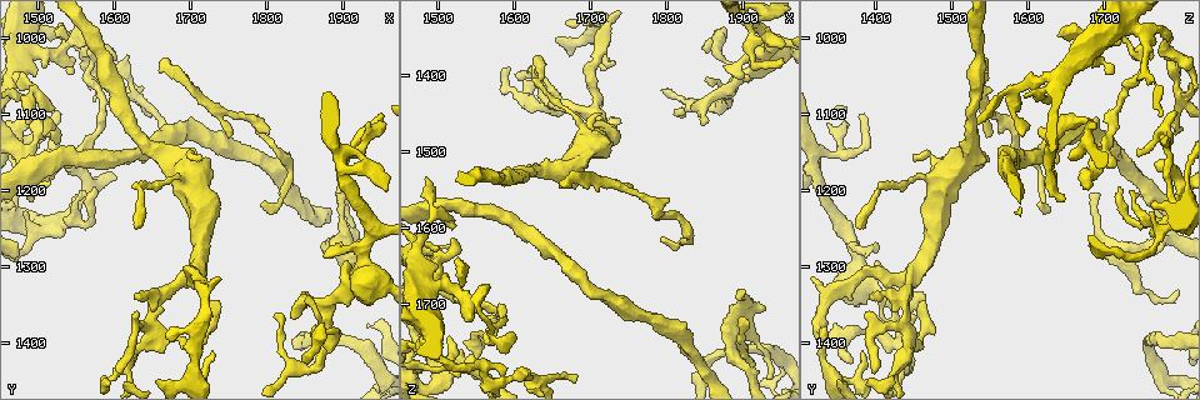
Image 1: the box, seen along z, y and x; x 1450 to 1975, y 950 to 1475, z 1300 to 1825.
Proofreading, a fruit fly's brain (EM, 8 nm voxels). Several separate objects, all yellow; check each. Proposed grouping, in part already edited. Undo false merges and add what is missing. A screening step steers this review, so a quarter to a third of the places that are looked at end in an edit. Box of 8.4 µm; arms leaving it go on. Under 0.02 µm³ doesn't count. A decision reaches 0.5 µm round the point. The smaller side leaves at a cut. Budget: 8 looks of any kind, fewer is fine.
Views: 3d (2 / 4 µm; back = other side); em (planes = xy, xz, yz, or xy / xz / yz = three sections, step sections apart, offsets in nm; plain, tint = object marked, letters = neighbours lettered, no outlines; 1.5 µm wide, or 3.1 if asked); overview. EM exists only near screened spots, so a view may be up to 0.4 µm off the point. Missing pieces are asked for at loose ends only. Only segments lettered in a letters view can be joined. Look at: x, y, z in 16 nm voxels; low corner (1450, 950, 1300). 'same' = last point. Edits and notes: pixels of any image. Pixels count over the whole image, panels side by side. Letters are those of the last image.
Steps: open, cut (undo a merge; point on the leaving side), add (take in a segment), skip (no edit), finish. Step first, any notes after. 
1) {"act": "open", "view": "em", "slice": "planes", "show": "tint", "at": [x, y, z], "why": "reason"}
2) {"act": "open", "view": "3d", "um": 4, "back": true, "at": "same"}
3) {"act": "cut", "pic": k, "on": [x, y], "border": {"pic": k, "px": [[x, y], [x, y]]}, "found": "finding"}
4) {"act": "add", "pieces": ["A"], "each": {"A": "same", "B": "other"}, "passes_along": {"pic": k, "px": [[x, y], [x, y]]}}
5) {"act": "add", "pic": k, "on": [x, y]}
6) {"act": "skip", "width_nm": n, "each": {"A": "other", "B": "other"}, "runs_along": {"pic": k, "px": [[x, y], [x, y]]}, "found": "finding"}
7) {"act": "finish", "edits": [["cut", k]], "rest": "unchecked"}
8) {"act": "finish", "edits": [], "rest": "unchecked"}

{"act": "open", "view": "3d", "um": 2, "back": true, "at": [1665, 1030, 1545], "why": "branch stops here"}

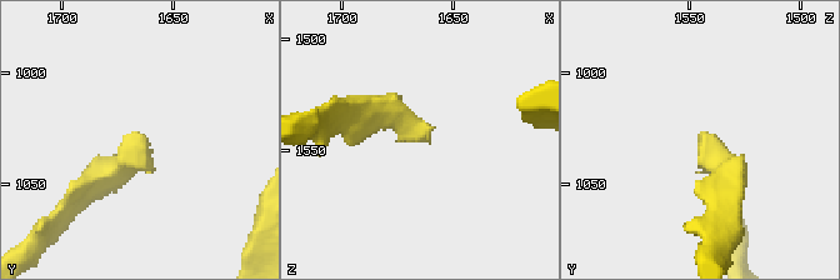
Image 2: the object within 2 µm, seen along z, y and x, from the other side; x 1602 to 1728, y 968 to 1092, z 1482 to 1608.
{"act": "open", "view": "em", "slice": "planes", "show": "plain", "at": [1664, 1026, 1543]}

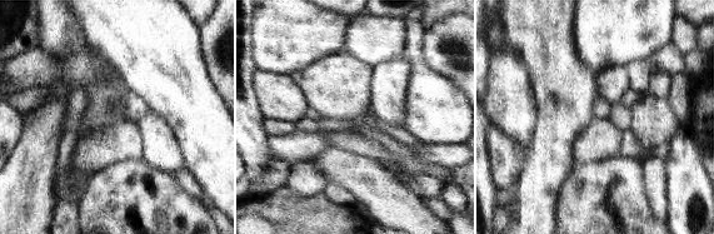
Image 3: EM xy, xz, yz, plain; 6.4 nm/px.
{"act": "open", "view": "em", "slice": "planes", "show": "letters", "at": "same"}

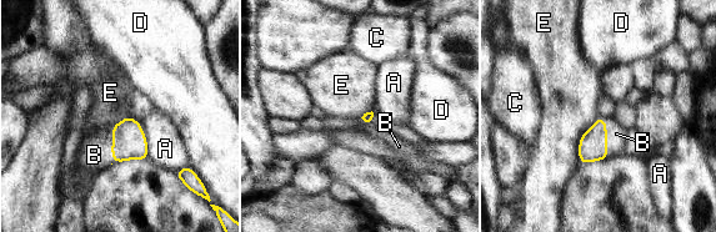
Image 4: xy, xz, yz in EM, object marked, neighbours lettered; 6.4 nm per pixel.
{"act": "add", "pic": 4, "on": [616, 134], "longest_contact_nm": ["E", 340], "each": {"A": "other", "B": "same", "C": "other", "D": "other", "E": "other"}, "passes_along": {"pic": 4, "px": [[592, 147], [606, 139], [616, 134]]}, "found": "it goes on there"}

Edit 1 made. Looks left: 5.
{"act": "open", "view": "em", "slice": "xz", "step": 4, "show": "letters", "at": [1800, 1220, 1615], "why": "end of a long branch"}

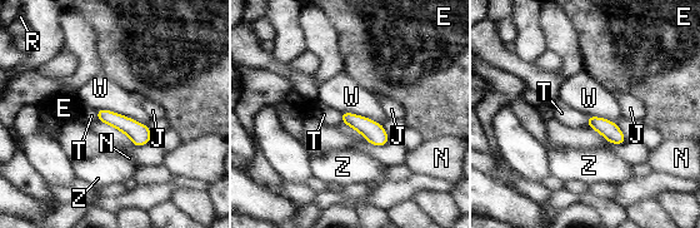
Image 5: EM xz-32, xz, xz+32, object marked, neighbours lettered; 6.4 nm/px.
{"act": "open", "view": "em", "slice": "xy", "step": 8, "show": "letters", "at": "same", "why": "another direction"}

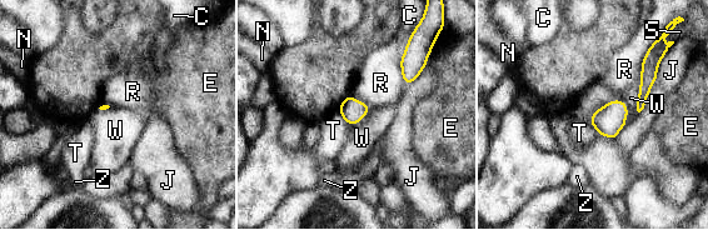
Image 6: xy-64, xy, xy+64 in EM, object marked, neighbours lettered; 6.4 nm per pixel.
{"act": "skip", "each": {"C": "other", "E": "other", "J": "other", "N": "other", "R": "other", "S": "other", "T": "other", "W": "other", "Z": "other"}, "border": {"pic": 6, "px": [[639, 78], [638, 113]]}, "found": "none of them fits"}

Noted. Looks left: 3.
{"act": "open", "view": "3d", "um": 2, "at": [1715, 1155, 1445]}

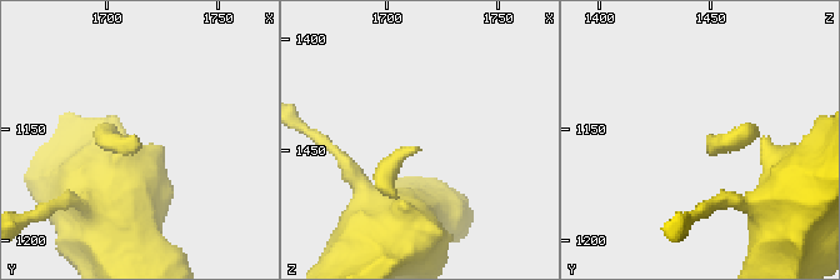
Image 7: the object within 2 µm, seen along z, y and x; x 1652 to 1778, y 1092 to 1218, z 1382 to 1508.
{"act": "open", "view": "em", "slice": "xz", "step": 8, "show": "letters", "at": [1714, 1159, 1448]}

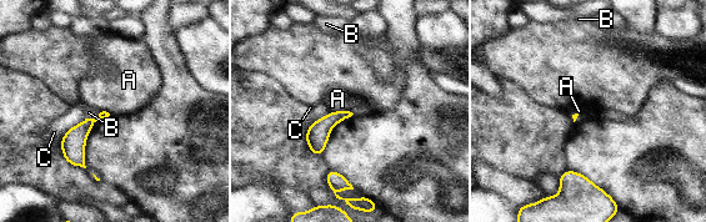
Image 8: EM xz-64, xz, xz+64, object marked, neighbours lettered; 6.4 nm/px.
{"act": "open", "view": "em", "slice": "planes", "show": "letters", "at": "same"}

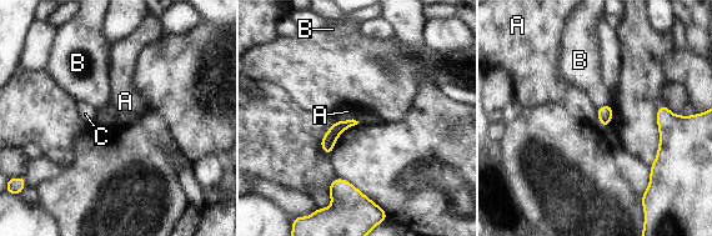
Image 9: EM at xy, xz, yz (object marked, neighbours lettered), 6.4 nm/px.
{"act": "skip", "each": {"A": "other", "B": "other", "C": "other"}, "border": {"pic": 9, "px": [[337, 120], [355, 119], [359, 121]]}, "found": "no lettered segment goes on from it"}

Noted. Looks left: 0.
{"act": "finish", "edits": [["add", 4]], "rest": "unchecked"}

